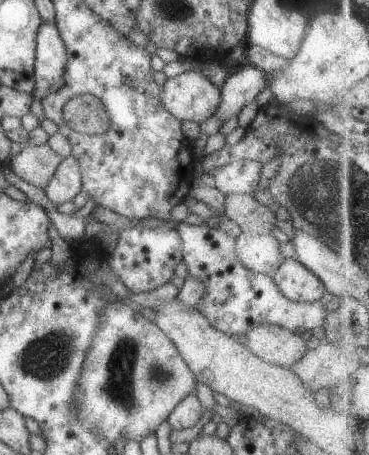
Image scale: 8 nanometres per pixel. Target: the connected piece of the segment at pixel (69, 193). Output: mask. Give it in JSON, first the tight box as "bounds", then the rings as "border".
{"bounds":[44,155,82,206],"border":[[[72,155],[61,157],[44,192],[49,202],[58,206],[73,198],[82,190],[81,170]]]}

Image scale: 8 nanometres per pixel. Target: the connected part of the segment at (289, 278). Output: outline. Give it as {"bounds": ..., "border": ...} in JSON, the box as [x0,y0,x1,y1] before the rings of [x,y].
{"bounds":[271,258,326,303],"border":[[[293,258],[284,259],[271,278],[288,300],[311,303],[326,298],[321,281]]]}

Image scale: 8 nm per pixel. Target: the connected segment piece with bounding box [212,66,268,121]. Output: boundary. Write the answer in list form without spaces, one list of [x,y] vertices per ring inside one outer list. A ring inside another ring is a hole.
[[[243,66],[227,77],[221,86],[219,106],[212,116],[222,121],[237,117],[243,107],[261,99],[267,80],[267,76],[259,68]]]

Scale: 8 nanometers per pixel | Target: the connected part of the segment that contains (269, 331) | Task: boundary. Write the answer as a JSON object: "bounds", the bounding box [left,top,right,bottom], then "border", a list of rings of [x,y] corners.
{"bounds":[242,324,305,369],"border":[[[255,324],[242,335],[242,343],[264,362],[291,369],[291,364],[302,360],[305,352],[305,335],[276,325]]]}

